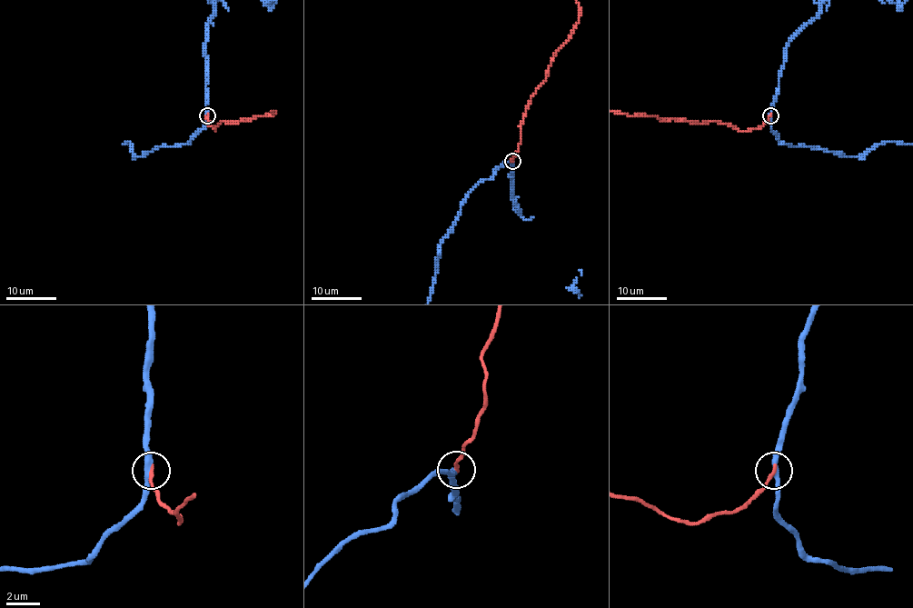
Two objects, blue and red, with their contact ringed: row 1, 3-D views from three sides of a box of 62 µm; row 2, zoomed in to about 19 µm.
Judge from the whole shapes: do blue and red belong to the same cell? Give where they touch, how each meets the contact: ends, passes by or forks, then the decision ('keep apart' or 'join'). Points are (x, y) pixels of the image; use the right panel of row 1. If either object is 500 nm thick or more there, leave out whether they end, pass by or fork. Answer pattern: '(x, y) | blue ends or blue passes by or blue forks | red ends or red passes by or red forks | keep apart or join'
(770, 115) | blue passes by | red ends | join

